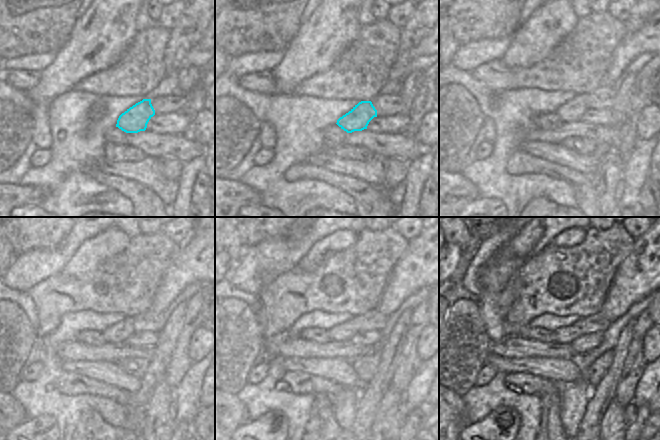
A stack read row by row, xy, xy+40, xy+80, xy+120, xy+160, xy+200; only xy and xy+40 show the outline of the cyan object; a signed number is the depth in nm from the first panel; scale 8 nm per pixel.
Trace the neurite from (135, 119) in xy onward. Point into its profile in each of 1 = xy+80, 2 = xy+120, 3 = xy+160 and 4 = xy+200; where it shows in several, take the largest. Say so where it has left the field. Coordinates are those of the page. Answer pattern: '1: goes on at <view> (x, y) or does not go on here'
1: goes on at xy+80 (573, 110)
2: goes on at xy+120 (120, 332)
3: goes on at xy+160 (344, 332)
4: goes on at xy+200 (568, 334)

